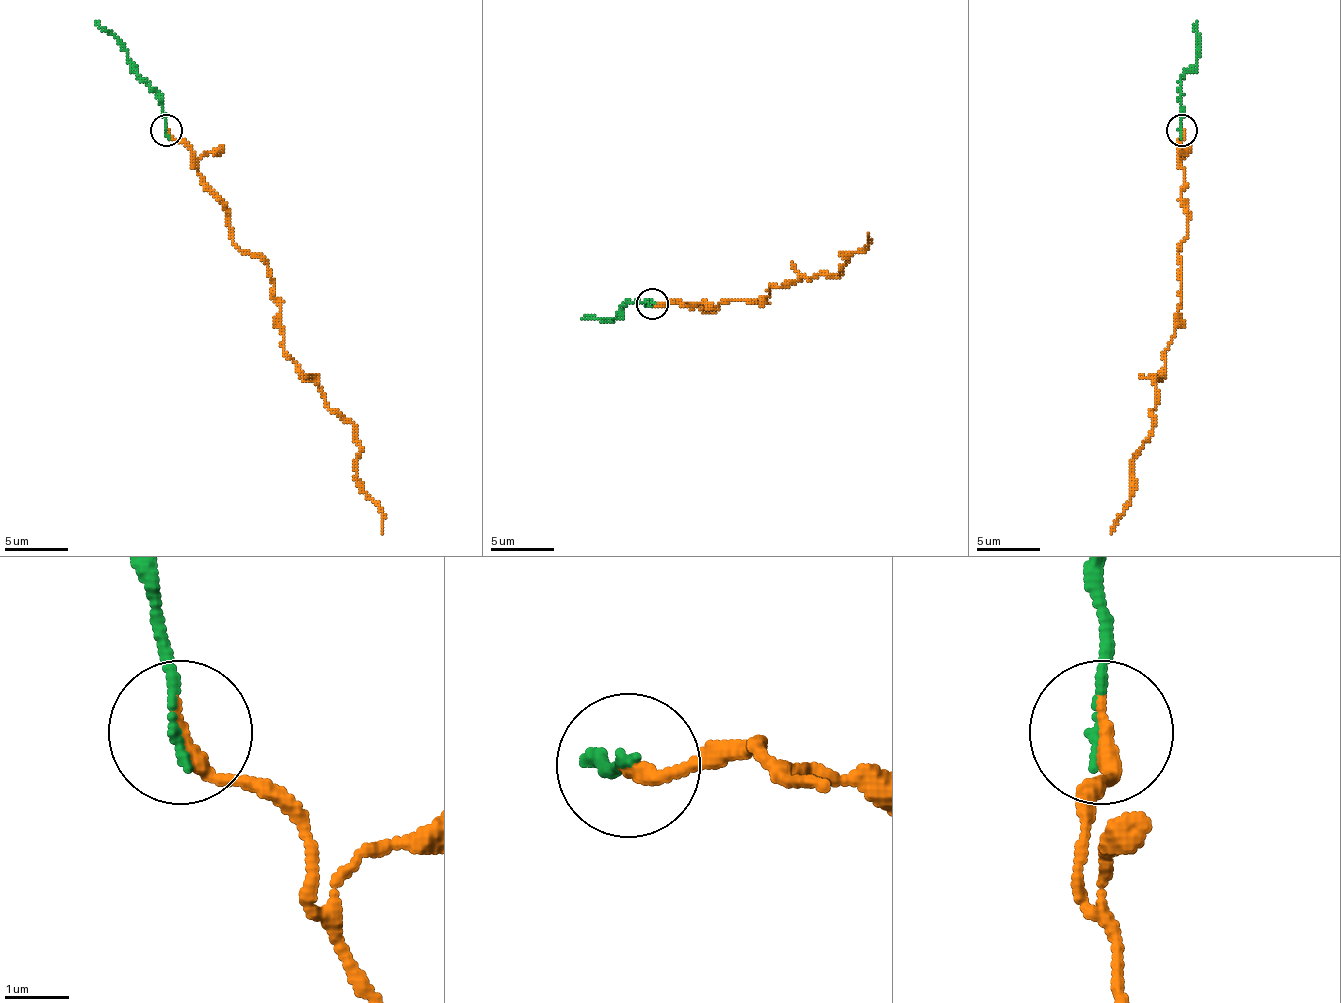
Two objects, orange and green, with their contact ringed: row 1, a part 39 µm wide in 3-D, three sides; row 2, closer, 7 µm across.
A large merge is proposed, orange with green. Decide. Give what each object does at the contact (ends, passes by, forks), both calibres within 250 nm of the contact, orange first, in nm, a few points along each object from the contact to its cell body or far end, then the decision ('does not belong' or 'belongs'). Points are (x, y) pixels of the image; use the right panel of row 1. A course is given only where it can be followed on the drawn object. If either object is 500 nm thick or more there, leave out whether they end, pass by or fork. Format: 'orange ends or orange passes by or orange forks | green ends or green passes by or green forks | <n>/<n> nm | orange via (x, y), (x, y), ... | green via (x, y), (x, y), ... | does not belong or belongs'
orange ends | green ends | 280/140 nm | orange via (1181, 129), (1187, 234), (1178, 250), (1178, 327), (1152, 425), (1133, 460), (1133, 486), (1111, 533) | green via (1181, 129), (1181, 79), (1197, 63), (1197, 21) | belongs

